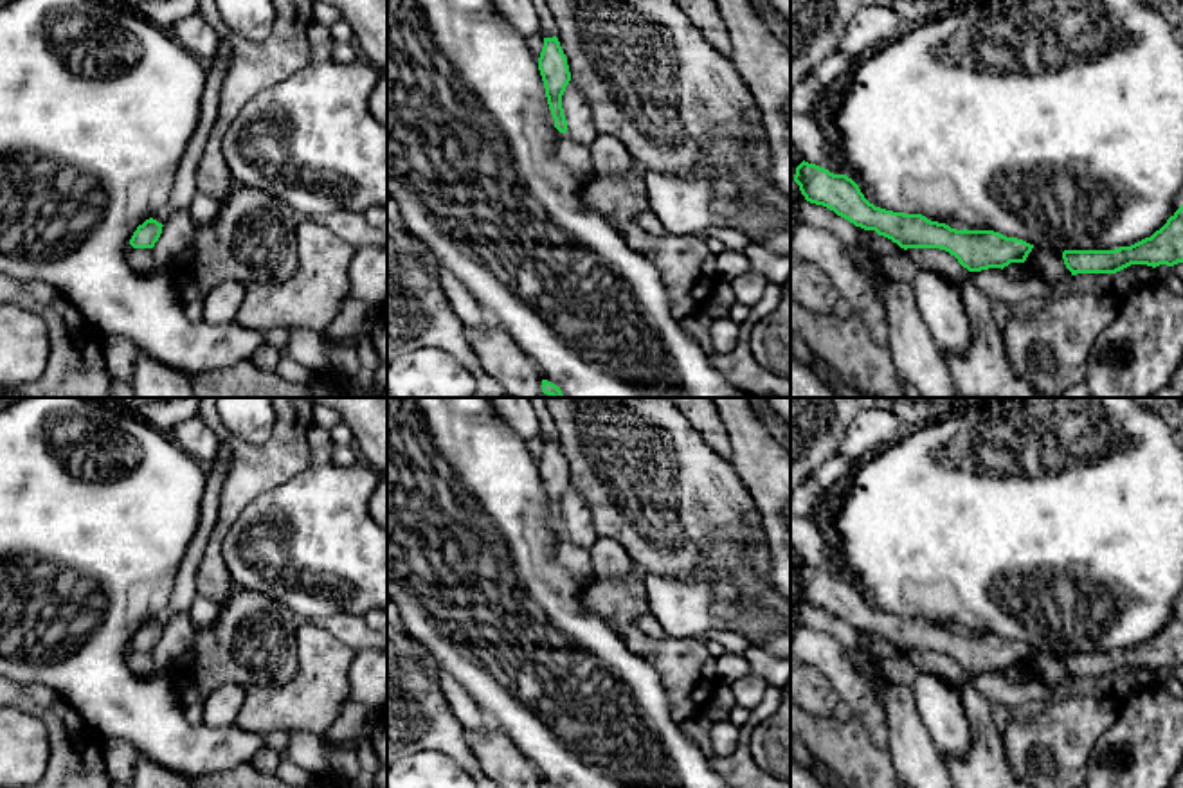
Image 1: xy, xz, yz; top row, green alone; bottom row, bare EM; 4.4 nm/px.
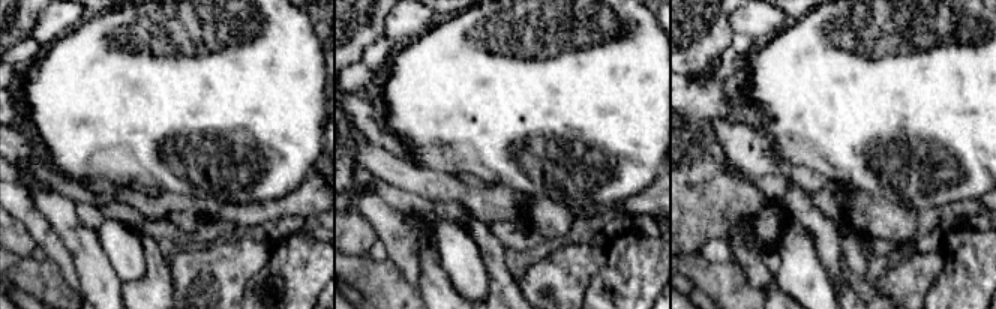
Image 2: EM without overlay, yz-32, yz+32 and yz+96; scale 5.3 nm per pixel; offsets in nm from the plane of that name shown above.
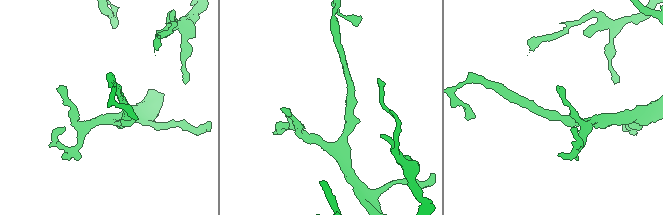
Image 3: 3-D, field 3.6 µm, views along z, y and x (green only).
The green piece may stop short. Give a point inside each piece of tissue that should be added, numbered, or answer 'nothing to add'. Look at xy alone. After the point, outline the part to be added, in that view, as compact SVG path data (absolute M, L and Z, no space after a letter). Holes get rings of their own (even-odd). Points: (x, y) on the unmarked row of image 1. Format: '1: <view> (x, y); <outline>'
nothing to add

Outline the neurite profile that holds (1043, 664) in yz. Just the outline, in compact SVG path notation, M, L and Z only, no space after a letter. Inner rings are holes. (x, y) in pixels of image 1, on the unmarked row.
M1035 648L1025 667L1028 669L1030 678L1041 680L1052 687L1055 694L1061 694L1071 680L1071 675L1064 667L1062 655L1044 648Z

